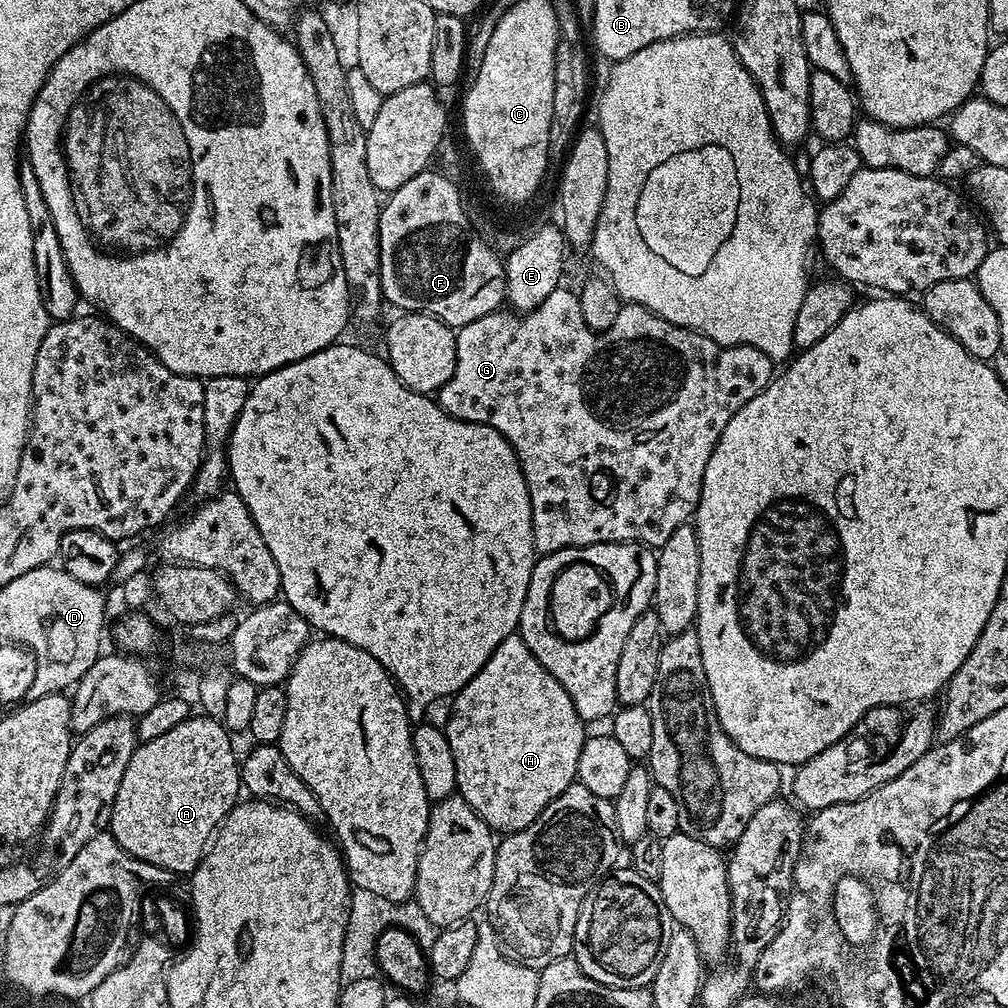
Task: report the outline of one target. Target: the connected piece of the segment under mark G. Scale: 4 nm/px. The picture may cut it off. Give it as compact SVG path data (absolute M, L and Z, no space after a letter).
M567 286L556 288L554 294L549 294L544 302L529 312L517 314L512 310L504 311L486 314L456 332L456 365L454 374L450 374L450 382L440 387L440 408L459 420L490 426L498 430L502 438L506 438L528 483L532 533L537 553L547 554L563 548L585 548L591 544L634 543L653 550L660 549L666 538L670 538L670 534L678 530L678 526L693 519L700 501L706 462L710 462L710 454L714 454L714 446L718 438L722 438L726 422L730 422L730 418L734 418L734 414L738 414L738 410L742 410L742 406L746 406L746 402L750 402L750 398L754 398L772 380L774 361L754 346L715 344L709 336L666 322L641 304L621 303L618 318L614 318L614 326L610 326L610 330L605 332L595 332L590 330L590 326L586 326L582 318L579 295L573 289L571 292Z

